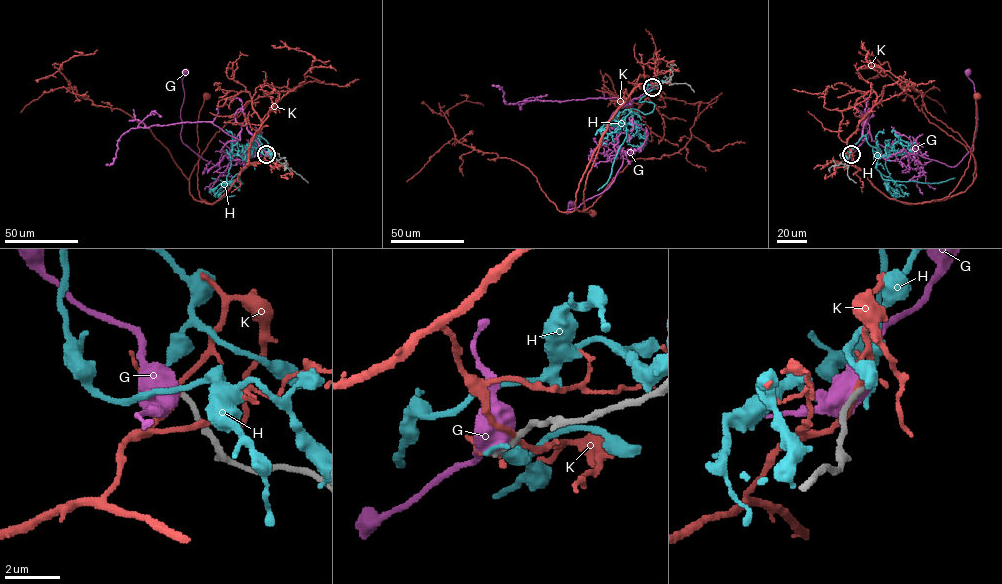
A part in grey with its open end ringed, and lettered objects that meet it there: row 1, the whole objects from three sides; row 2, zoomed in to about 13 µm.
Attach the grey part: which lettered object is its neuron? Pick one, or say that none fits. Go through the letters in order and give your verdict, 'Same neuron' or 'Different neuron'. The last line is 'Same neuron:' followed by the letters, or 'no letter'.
G: Different neuron
H: Different neuron
K: Different neuron
Same neuron: no letter

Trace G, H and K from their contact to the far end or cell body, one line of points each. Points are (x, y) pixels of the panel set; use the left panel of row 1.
G: (267, 154), (239, 108), (242, 130), (222, 148), (237, 158), (226, 165), (182, 142), (185, 71)
H: (266, 154), (268, 149), (253, 135), (268, 144), (261, 151), (246, 150), (240, 181), (211, 178)
K: (267, 154), (263, 160), (247, 165), (219, 200), (210, 203), (201, 199), (197, 186), (197, 121), (206, 96)

